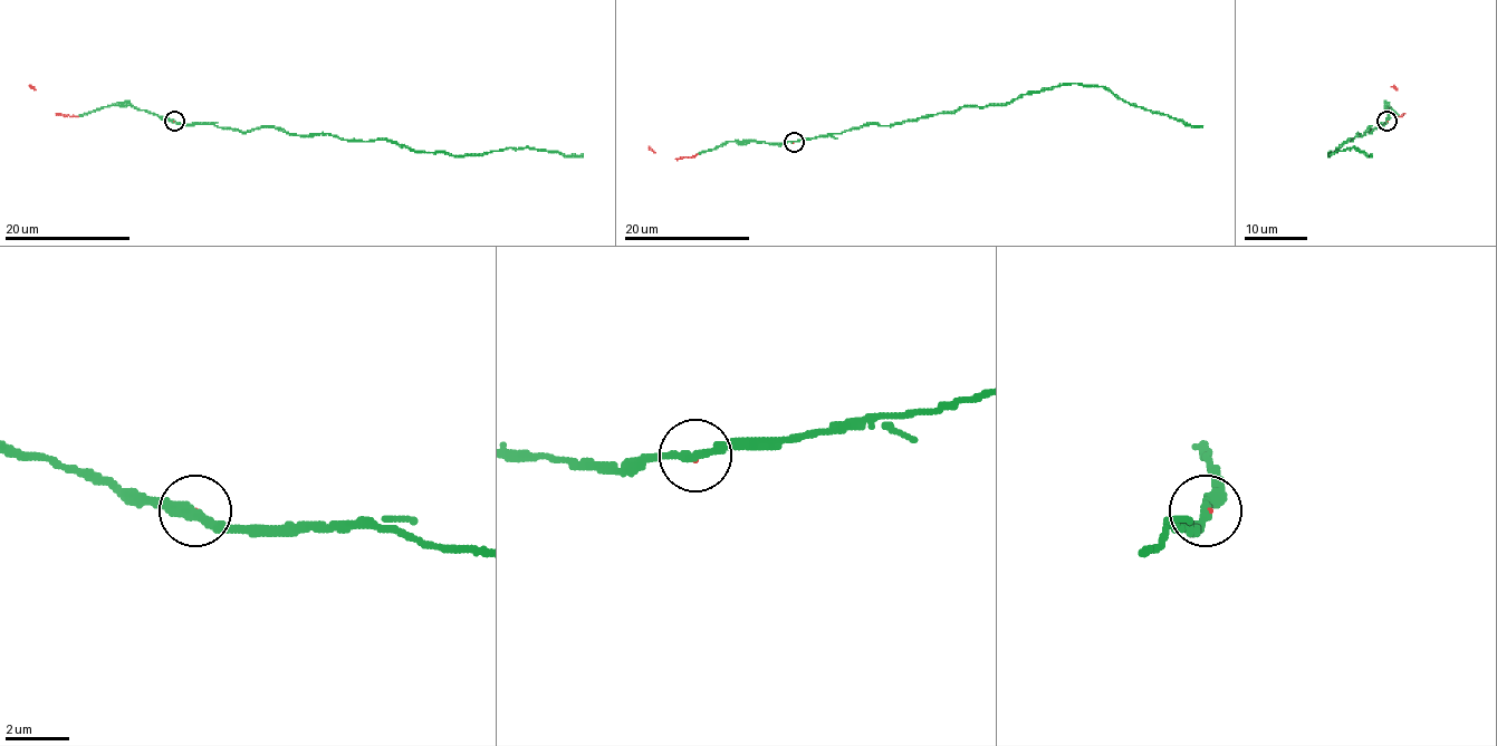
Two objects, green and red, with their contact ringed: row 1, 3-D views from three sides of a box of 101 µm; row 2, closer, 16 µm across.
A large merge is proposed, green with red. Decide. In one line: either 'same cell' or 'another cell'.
same cell

